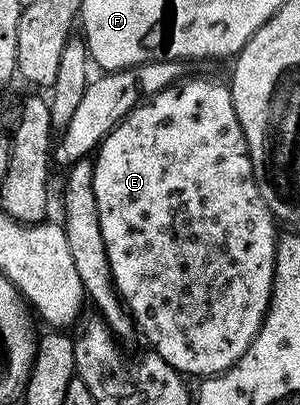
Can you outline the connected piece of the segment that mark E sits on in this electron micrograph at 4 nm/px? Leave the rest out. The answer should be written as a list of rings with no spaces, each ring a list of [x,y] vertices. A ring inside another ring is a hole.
[[[184,80],[163,89],[159,94],[142,99],[107,133],[95,152],[93,188],[114,286],[129,309],[134,325],[153,343],[150,344],[152,351],[161,355],[174,370],[191,378],[208,378],[232,368],[261,329],[273,293],[279,231],[273,212],[267,202],[263,202],[261,188],[253,175],[253,159],[249,156],[249,147],[235,114],[229,84],[221,80]]]

